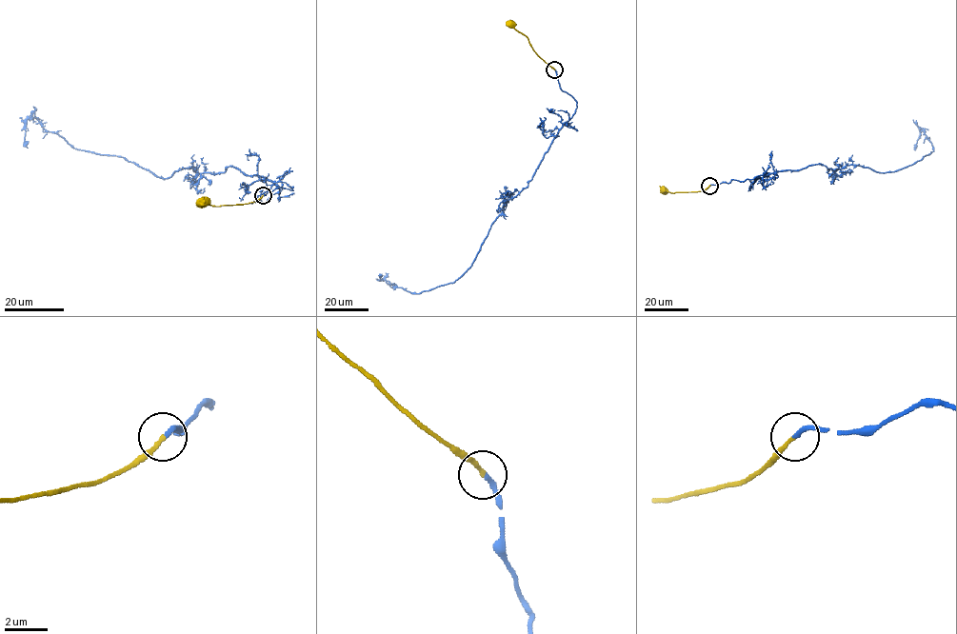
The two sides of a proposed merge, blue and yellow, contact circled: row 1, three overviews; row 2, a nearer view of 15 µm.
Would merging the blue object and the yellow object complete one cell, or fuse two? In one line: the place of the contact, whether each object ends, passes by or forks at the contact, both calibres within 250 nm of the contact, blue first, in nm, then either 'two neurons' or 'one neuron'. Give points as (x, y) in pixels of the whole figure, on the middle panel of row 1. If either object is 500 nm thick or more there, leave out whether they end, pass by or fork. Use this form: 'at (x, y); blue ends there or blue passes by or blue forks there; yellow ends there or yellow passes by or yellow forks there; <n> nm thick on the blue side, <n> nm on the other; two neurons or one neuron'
at (554, 69); blue ends there; yellow ends there; 240 nm thick on the blue side, 200 nm on the other; one neuron

